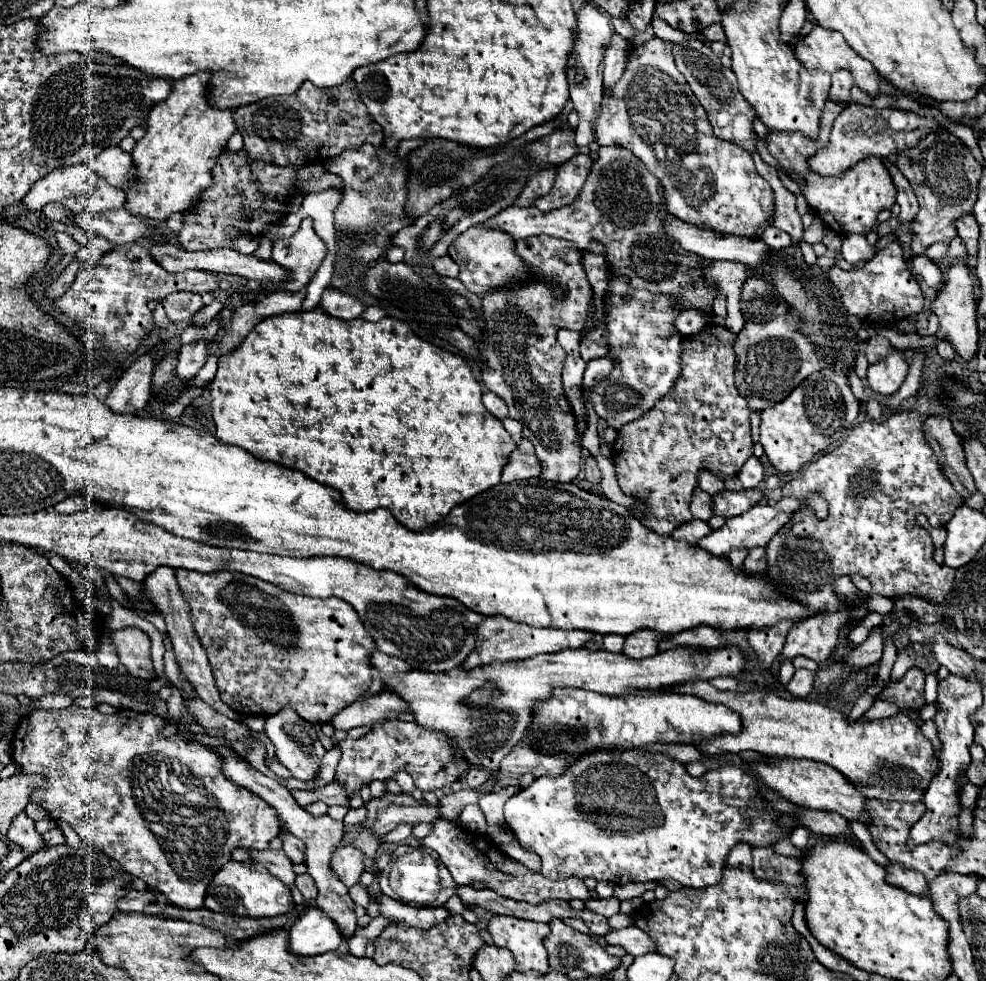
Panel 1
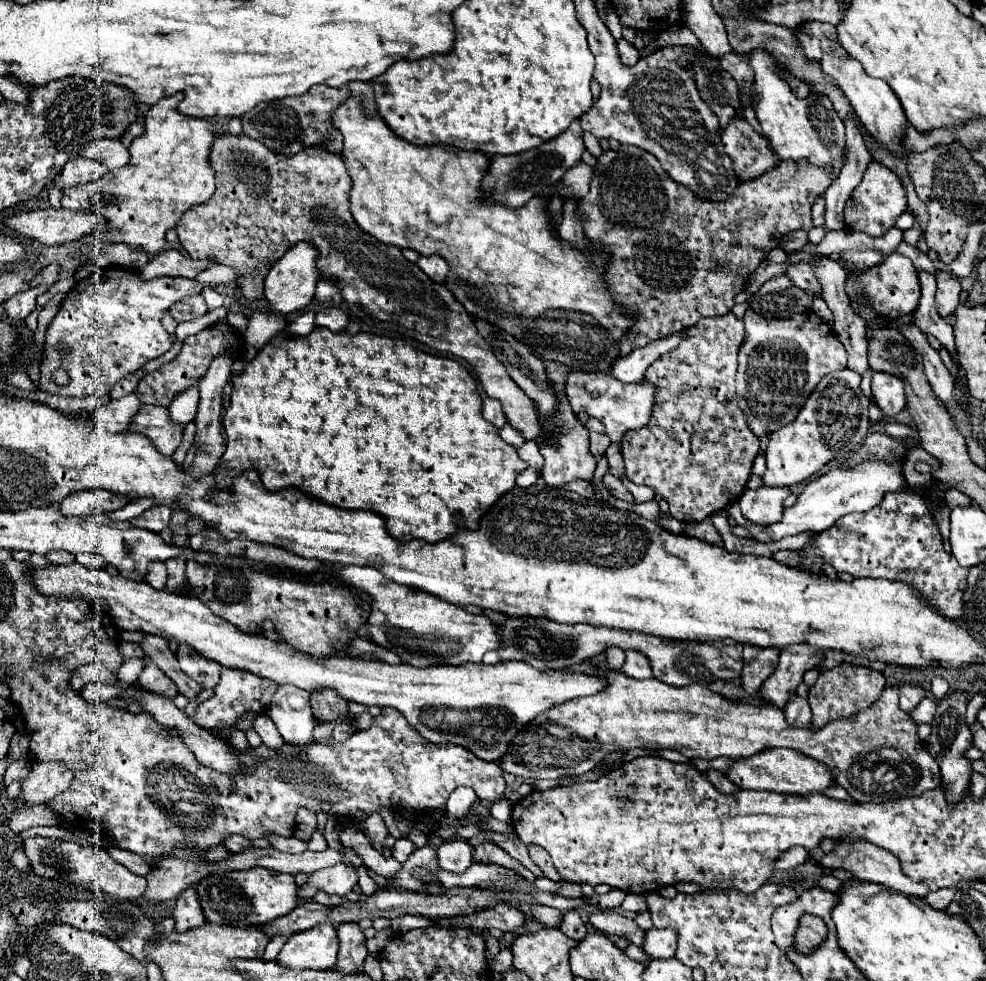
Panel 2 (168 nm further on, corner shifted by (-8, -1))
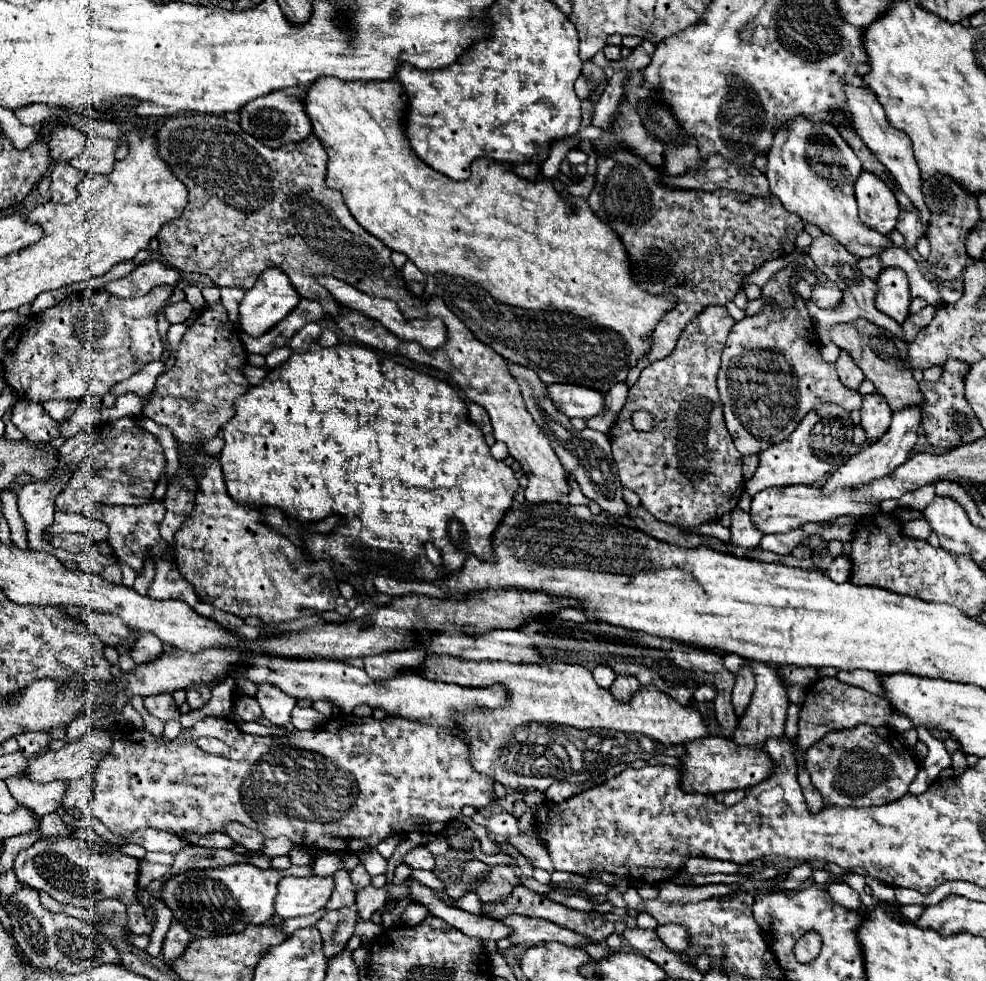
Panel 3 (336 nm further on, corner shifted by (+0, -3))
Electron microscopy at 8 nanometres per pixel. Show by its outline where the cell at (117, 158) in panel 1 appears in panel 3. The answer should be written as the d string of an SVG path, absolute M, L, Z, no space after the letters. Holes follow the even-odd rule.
M63 126L63 128L53 128L45 144L53 160L71 160L81 154L83 146L87 144L87 136L81 134L79 130L73 130L71 126Z

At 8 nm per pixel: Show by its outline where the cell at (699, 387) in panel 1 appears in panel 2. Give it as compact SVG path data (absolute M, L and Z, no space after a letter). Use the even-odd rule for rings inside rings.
M733 314L705 318L697 322L697 326L691 326L687 336L681 340L681 346L653 362L645 374L645 378L659 388L649 424L639 430L629 430L621 440L627 478L635 484L653 488L657 496L669 502L671 516L685 524L701 522L713 512L723 510L731 498L737 500L745 490L753 460L759 454L759 438L747 426L735 394L737 348L741 346L743 336L743 322Z

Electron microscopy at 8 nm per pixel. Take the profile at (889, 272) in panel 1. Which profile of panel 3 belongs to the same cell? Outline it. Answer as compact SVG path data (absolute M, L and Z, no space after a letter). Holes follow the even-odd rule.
M885 268L877 278L877 286L877 310L901 324L909 316L911 304L907 274L901 268Z

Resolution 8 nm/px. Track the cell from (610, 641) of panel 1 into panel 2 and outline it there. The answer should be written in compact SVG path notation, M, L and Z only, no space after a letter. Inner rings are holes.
M613 646L613 648L609 648L609 650L605 652L605 656L607 656L607 666L609 666L611 670L621 670L621 666L623 666L623 662L625 662L625 652L623 652L621 648Z

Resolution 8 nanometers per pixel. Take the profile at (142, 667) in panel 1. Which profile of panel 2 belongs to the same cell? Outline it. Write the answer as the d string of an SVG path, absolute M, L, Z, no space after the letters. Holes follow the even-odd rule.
M141 656L141 660L145 662L143 672L139 676L141 686L145 686L147 690L153 690L155 694L165 694L167 698L175 698L179 694L177 686L157 668L157 664L149 656Z

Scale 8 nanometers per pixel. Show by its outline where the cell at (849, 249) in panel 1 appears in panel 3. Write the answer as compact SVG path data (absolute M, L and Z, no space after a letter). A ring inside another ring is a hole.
M937 282L937 286L939 286L941 298L943 298L943 302L945 302L945 304L949 304L949 302L957 302L957 300L963 296L963 289L949 290L949 288L945 288L941 282Z

